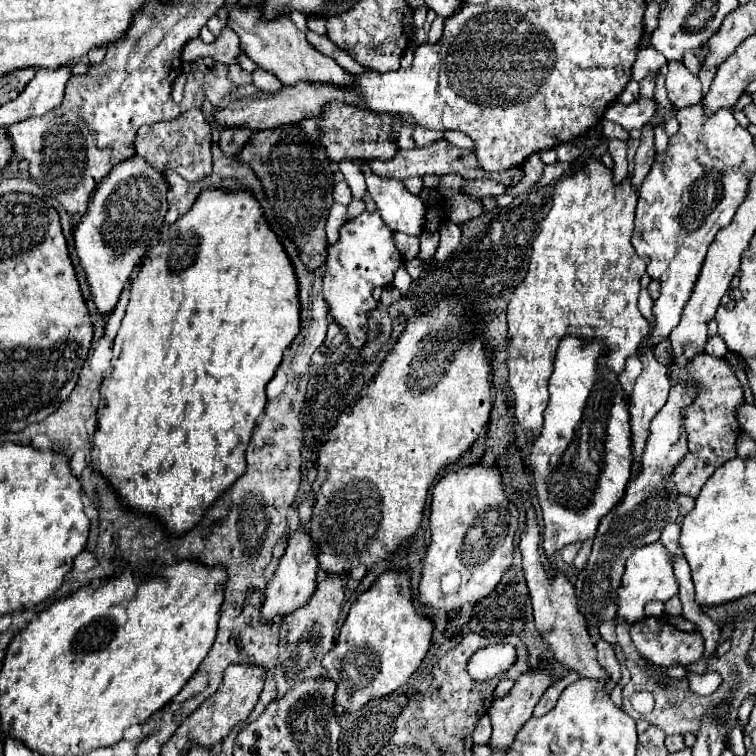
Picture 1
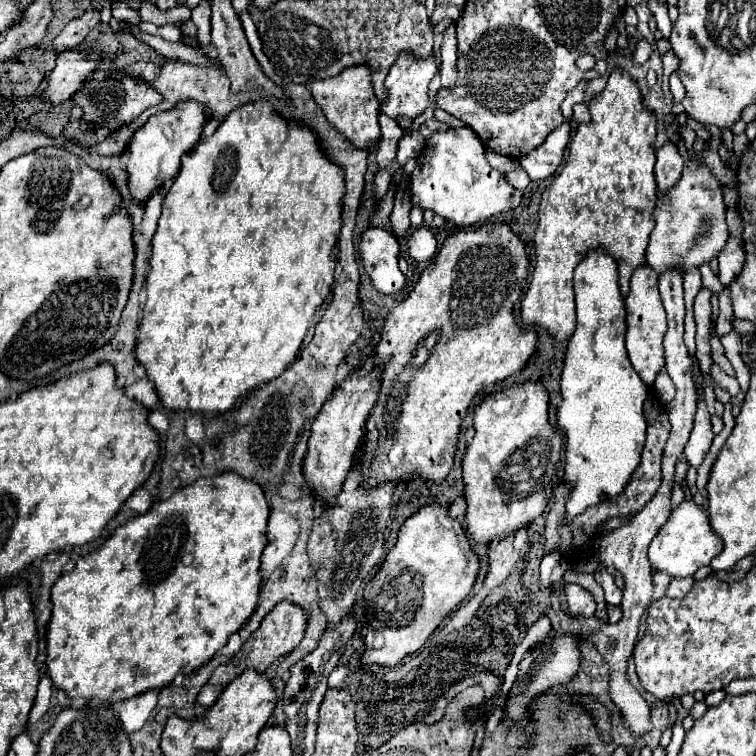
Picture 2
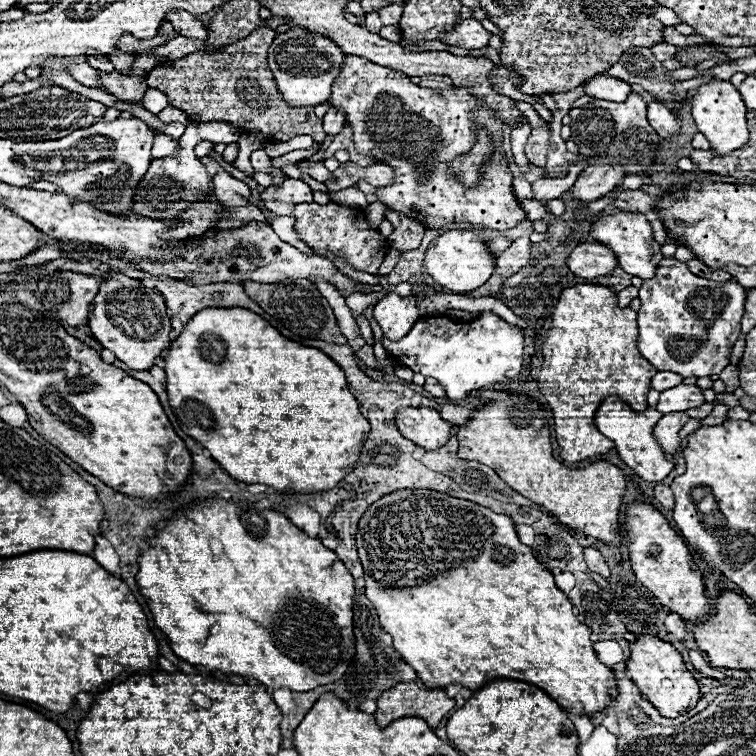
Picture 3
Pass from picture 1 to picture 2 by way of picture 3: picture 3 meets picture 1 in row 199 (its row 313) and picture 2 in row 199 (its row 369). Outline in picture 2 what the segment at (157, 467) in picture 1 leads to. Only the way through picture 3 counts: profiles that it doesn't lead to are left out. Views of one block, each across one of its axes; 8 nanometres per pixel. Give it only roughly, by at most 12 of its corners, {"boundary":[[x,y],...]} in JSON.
{"boundary":[[268,102],[184,154],[136,360],[216,416],[312,340],[344,174]]}

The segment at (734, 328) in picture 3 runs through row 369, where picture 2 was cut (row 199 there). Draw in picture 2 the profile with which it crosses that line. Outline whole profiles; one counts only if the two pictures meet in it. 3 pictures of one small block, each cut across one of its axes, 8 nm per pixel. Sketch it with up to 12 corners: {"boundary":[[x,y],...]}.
{"boundary":[[692,152],[658,196],[646,258],[686,274],[730,236],[724,186]]}

